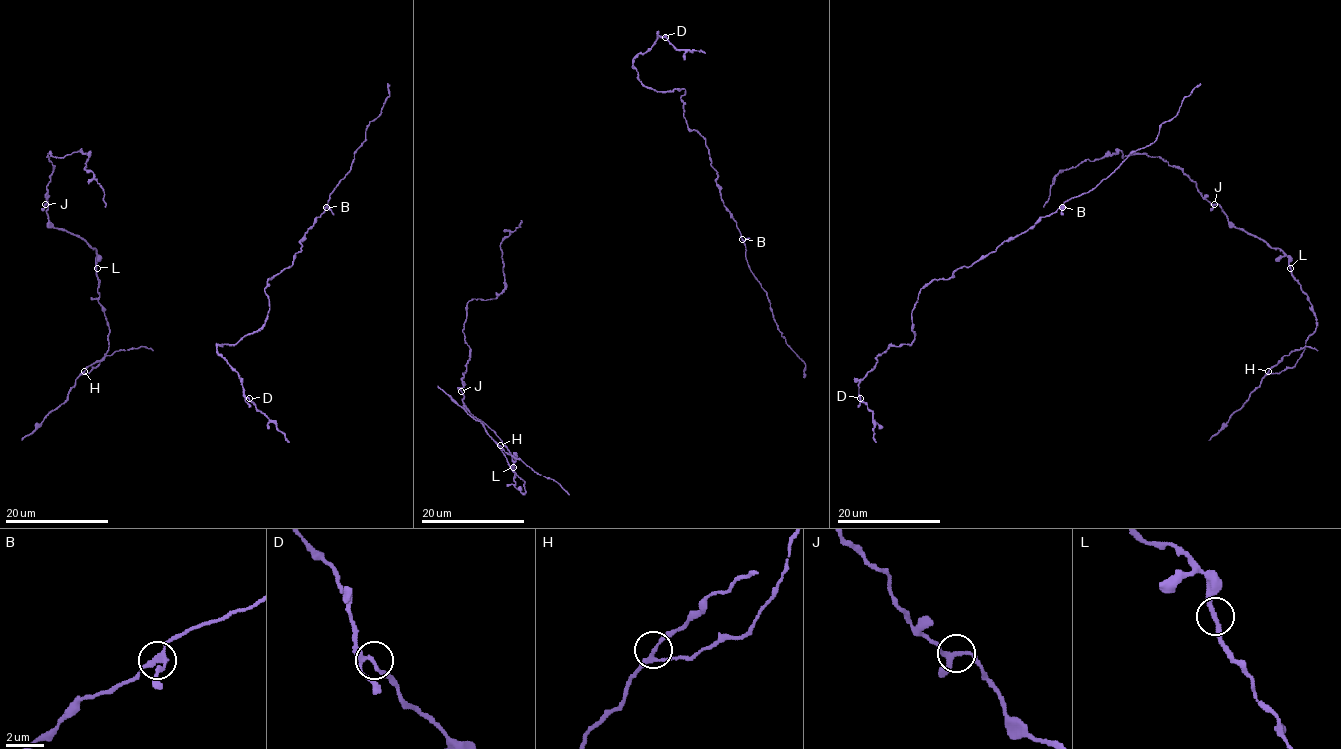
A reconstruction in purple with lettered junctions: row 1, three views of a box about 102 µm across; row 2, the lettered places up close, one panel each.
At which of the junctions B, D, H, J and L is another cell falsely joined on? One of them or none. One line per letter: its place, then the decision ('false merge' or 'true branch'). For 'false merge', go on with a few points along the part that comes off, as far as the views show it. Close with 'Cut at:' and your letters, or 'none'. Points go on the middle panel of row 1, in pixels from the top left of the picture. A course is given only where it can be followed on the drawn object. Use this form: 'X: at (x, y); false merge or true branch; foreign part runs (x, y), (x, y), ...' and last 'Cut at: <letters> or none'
B: at (742, 239); true branch
D: at (665, 37); true branch
H: at (500, 445); true branch
J: at (461, 391); true branch
L: at (513, 467); true branch
Cut at: none

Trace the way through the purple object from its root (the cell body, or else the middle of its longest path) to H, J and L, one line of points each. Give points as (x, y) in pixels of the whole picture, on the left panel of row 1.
H: (86, 170), (80, 150), (46, 157), (54, 166), (49, 221), (97, 253), (108, 350), (84, 371)
J: (86, 170), (89, 156), (80, 150), (63, 157), (49, 154), (46, 157), (54, 168), (45, 204)
L: (86, 170), (89, 156), (80, 150), (49, 154), (54, 168), (45, 204), (55, 228), (95, 248), (97, 268)

